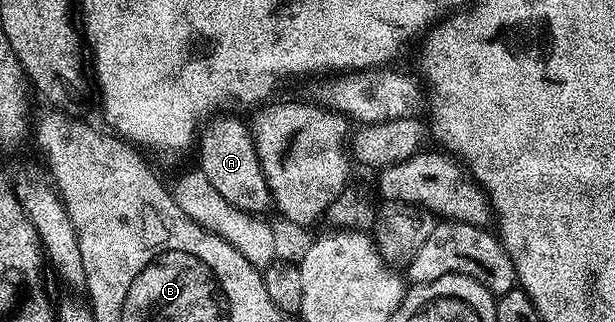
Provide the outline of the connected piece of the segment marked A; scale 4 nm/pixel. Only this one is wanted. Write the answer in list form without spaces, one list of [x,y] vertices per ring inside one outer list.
[[[222,116],[214,120],[197,137],[198,160],[200,170],[216,186],[220,198],[224,202],[232,202],[245,212],[255,214],[265,213],[265,208],[271,207],[270,191],[266,185],[266,179],[262,173],[262,167],[258,165],[258,155],[254,149],[254,138],[249,127],[246,128],[234,116]]]

